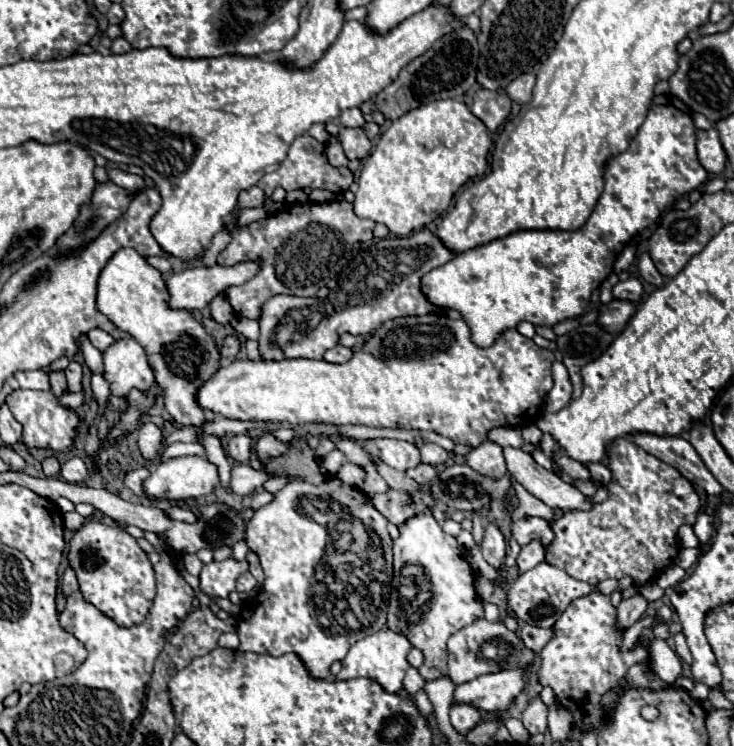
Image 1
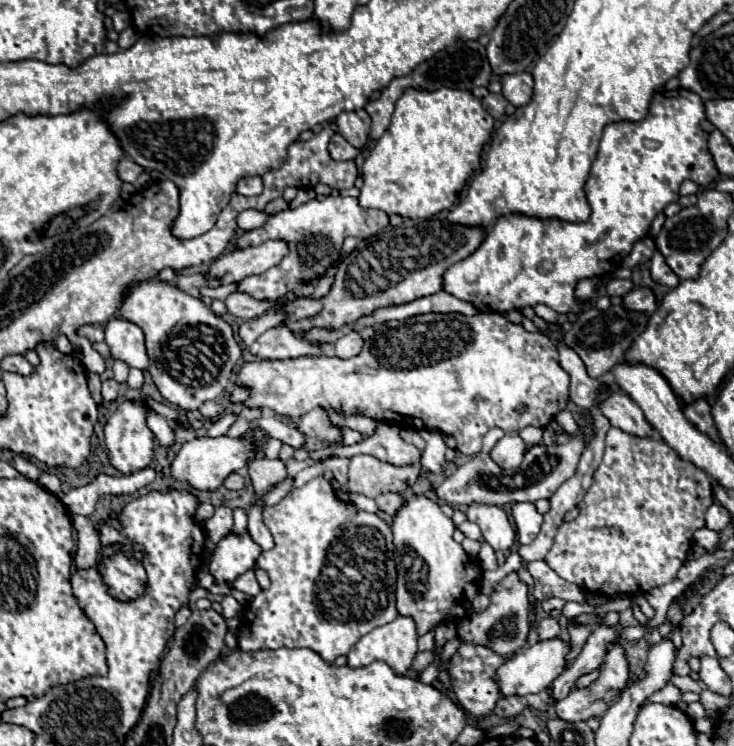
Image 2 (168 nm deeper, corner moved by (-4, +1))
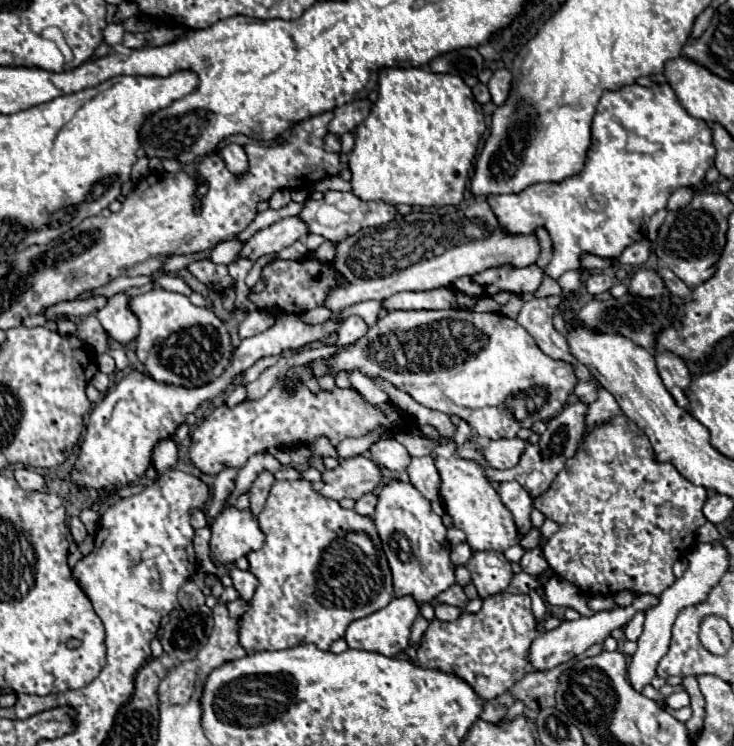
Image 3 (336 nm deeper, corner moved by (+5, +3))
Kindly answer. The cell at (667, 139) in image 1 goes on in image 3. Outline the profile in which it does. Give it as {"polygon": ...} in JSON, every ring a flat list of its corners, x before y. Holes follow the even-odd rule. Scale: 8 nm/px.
{"polygon":[[632,83,616,91,604,91,592,121,592,141,586,153,586,165,578,175,560,183,534,183,520,193,488,197,492,211,498,215,498,221,506,231,516,235,534,233,536,227,548,229,554,245,554,255,548,267,494,267,456,279,454,289,472,297,490,297,498,291,520,295,536,293,544,275,558,279,562,273,578,269,582,251,604,259,620,257,628,245,646,237,650,217,666,207,668,197,676,189,692,187,702,191,708,187,704,183,704,175,714,165,714,157,716,149,712,143,712,129,706,121,686,113,668,83,652,83,650,87],[618,125,626,133,642,135,648,141,660,143,660,151,648,155,616,149,618,141,608,143,604,137,606,129,618,129]]}

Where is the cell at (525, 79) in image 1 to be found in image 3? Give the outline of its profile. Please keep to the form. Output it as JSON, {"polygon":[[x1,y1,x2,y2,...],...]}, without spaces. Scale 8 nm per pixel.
{"polygon":[[498,69,494,71,492,79,488,81,488,89,490,89,490,95,492,95,492,101,496,105,502,105,506,101,506,95,510,91,510,71,508,69]]}

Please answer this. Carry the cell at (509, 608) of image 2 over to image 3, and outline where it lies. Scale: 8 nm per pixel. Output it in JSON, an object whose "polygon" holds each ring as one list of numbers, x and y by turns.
{"polygon":[[474,551,466,567,472,573,480,597,502,593,514,575,506,557,498,551]]}

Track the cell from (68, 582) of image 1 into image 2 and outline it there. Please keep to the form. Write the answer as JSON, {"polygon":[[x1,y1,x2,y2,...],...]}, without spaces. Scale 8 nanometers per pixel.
{"polygon":[[81,515,73,517,73,527,79,531,75,567,77,569,91,569,99,559,99,549,101,549,99,533,91,525,91,521,87,517,81,517]]}

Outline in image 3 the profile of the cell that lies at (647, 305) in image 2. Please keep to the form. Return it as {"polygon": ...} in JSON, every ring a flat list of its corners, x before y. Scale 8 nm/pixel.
{"polygon":[[642,267,630,281,630,293,634,295,660,297,664,291,666,291,666,283,658,271,650,271]]}

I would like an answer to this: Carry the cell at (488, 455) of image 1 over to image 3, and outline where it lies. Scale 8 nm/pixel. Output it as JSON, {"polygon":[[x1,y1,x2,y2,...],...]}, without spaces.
{"polygon":[[518,437,498,439,488,443,488,447,484,449,484,455,494,469,512,469,518,465,520,455,524,453,524,447,526,447,526,441]]}

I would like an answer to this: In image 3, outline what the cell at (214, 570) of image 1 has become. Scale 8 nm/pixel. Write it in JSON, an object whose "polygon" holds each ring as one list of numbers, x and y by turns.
{"polygon":[[236,505,226,507,210,523,212,539,210,549,214,561,226,565,256,551,264,545,264,531,260,529,258,517,250,509,238,509]]}

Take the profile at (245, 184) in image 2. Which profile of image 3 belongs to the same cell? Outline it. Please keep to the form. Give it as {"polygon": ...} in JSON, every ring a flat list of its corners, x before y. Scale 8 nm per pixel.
{"polygon":[[228,143,222,151,220,151,222,159,226,161,228,169,236,175,244,175,248,171,248,157,244,153,244,149,236,143]]}

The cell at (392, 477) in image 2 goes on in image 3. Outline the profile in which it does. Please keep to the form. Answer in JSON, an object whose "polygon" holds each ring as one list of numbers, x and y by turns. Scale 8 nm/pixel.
{"polygon":[[358,455,350,459,340,459,336,469,322,473,322,489,318,491,322,497,340,501,344,497,360,499,366,493,372,493,382,481,380,469,374,461]]}

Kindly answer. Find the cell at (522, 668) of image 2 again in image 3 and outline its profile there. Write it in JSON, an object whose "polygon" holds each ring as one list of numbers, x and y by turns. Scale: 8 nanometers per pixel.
{"polygon":[[642,593,642,595,636,595,634,601,628,605,628,607,620,607,620,605,614,605,612,609,608,611,596,611,594,615,590,617,580,617,576,621,562,621,560,627,552,629,552,631,542,631,534,641,532,641,532,647,530,647,530,665,534,669,554,669,556,665,562,665,562,663,568,663,570,659,582,655,588,647,596,645,596,643,604,643,604,639,618,627,624,627,636,613,646,613,648,609,656,607,660,601,658,595,652,595,652,593]]}

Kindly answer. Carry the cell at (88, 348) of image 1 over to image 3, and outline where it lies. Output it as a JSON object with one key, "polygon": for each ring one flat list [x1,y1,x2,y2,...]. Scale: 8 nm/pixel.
{"polygon":[[172,439,158,443,158,447,154,449,154,455,152,455,152,463,158,471,166,471,170,467,176,467,176,463,178,463,176,443]]}

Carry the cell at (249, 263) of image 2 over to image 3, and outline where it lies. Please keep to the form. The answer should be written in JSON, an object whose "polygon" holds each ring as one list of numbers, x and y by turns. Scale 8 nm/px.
{"polygon":[[300,217,280,219,264,229,260,229,250,241,246,241,240,257,250,257,256,261,266,253,278,253,294,241,308,235,308,225]]}

